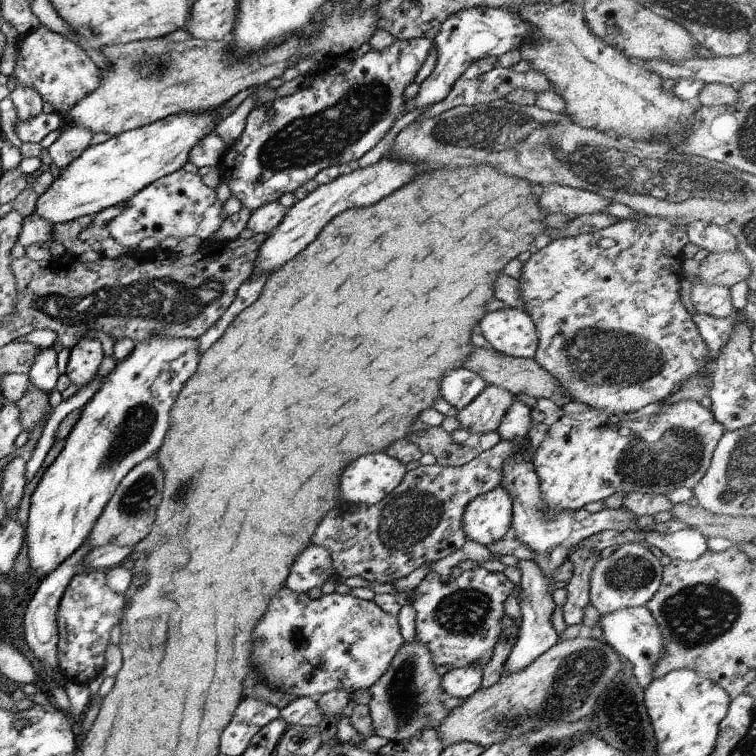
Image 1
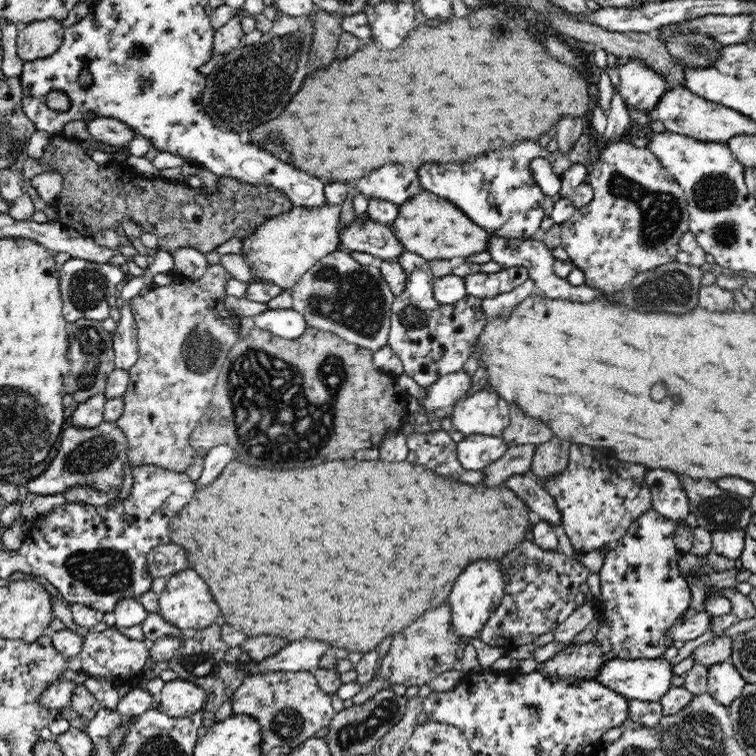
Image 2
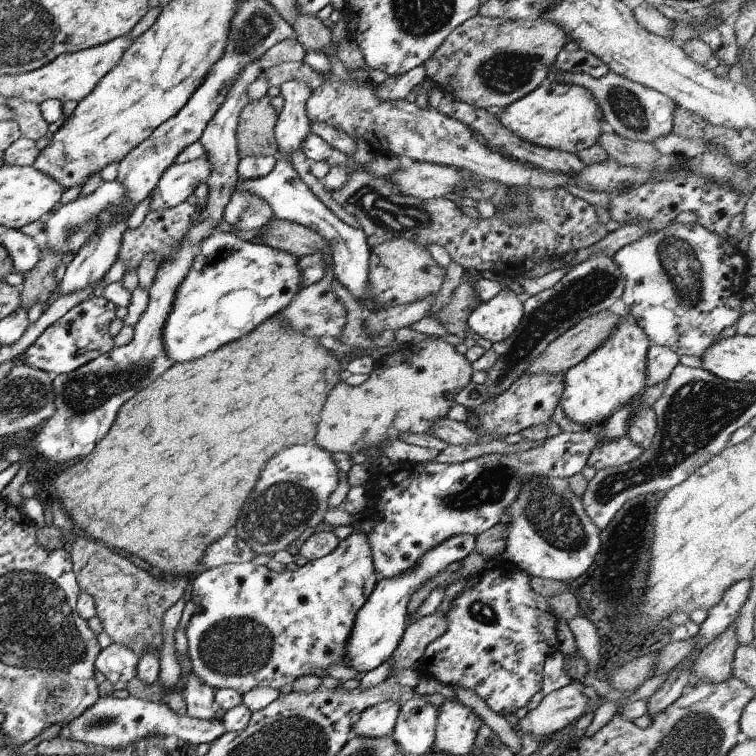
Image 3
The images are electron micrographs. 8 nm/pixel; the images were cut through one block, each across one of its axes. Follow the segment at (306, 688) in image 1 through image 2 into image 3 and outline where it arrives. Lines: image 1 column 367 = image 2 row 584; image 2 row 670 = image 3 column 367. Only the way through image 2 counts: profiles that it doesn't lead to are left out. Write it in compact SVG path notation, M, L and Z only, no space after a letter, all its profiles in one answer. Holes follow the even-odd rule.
M352 532L346 538L340 540L338 546L330 551L330 554L308 561L301 567L293 571L276 572L269 570L266 565L254 565L248 563L230 563L211 569L204 569L194 580L192 584L191 600L196 604L197 609L192 614L188 625L185 628L188 642L188 666L192 672L208 686L214 690L232 689L243 695L250 689L256 687L274 687L276 690L282 688L285 684L294 684L295 680L302 675L313 674L314 668L322 670L332 666L332 664L345 665L345 648L347 647L348 637L351 636L351 630L355 623L357 612L368 600L370 593L375 589L378 580L375 575L372 551L367 541L367 536L361 532Z

